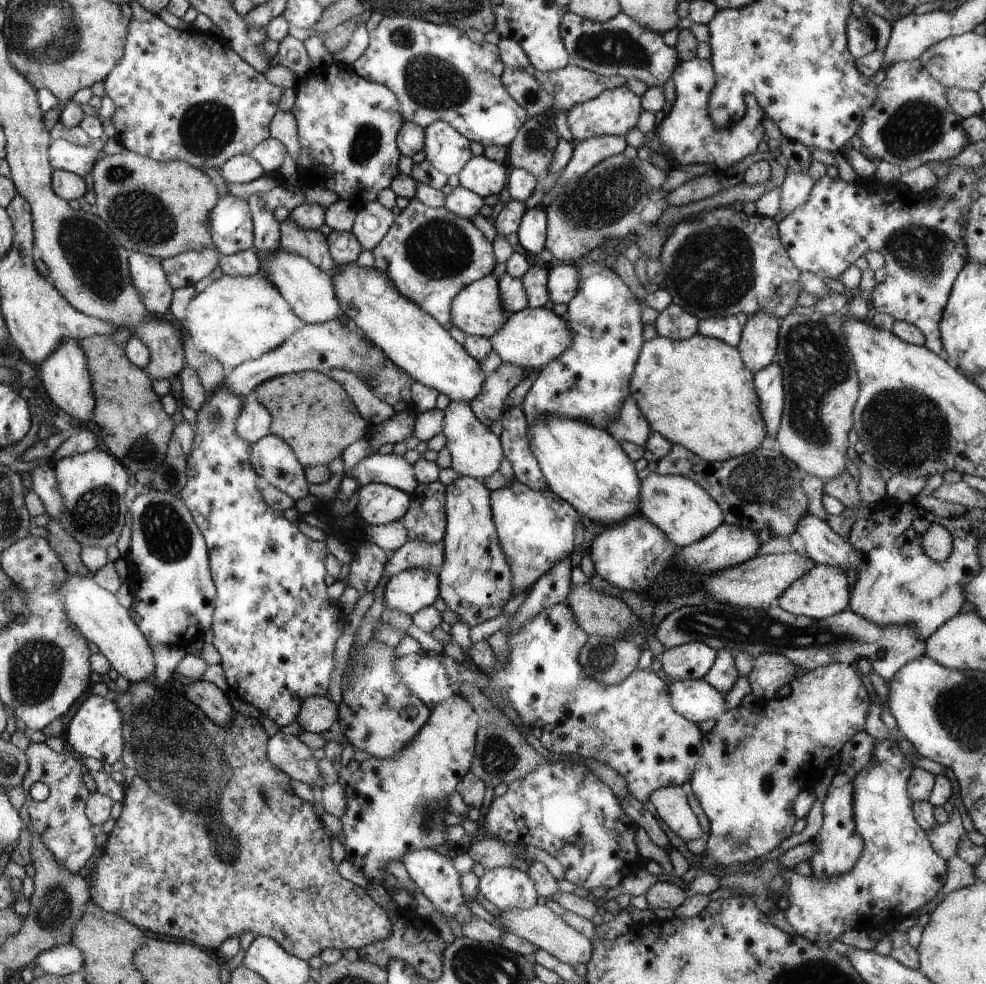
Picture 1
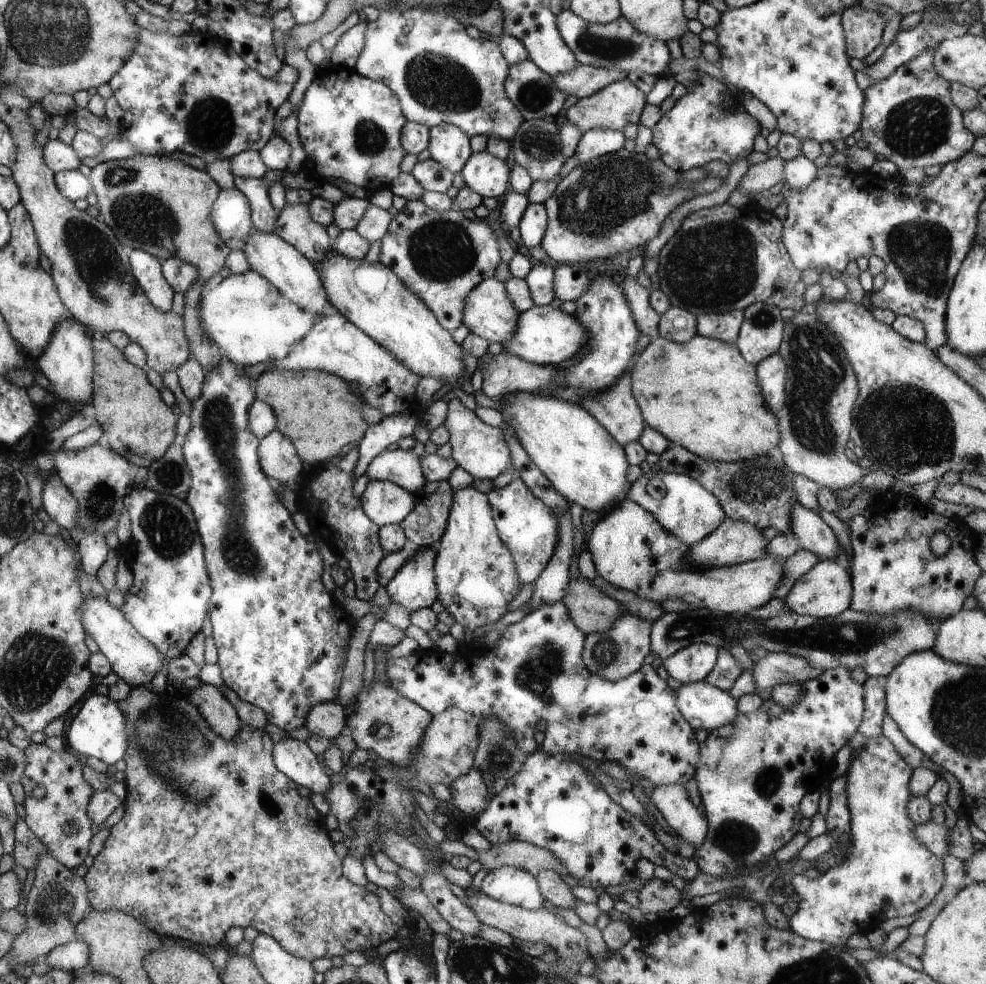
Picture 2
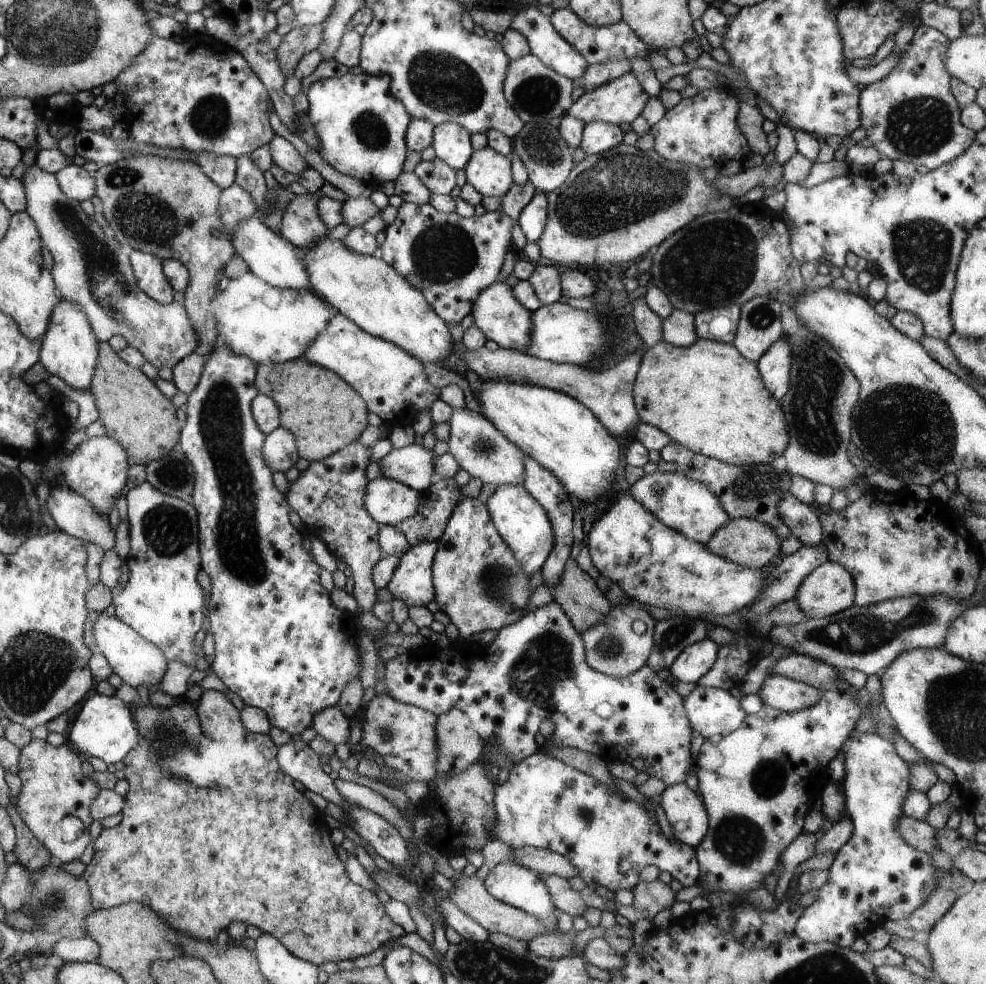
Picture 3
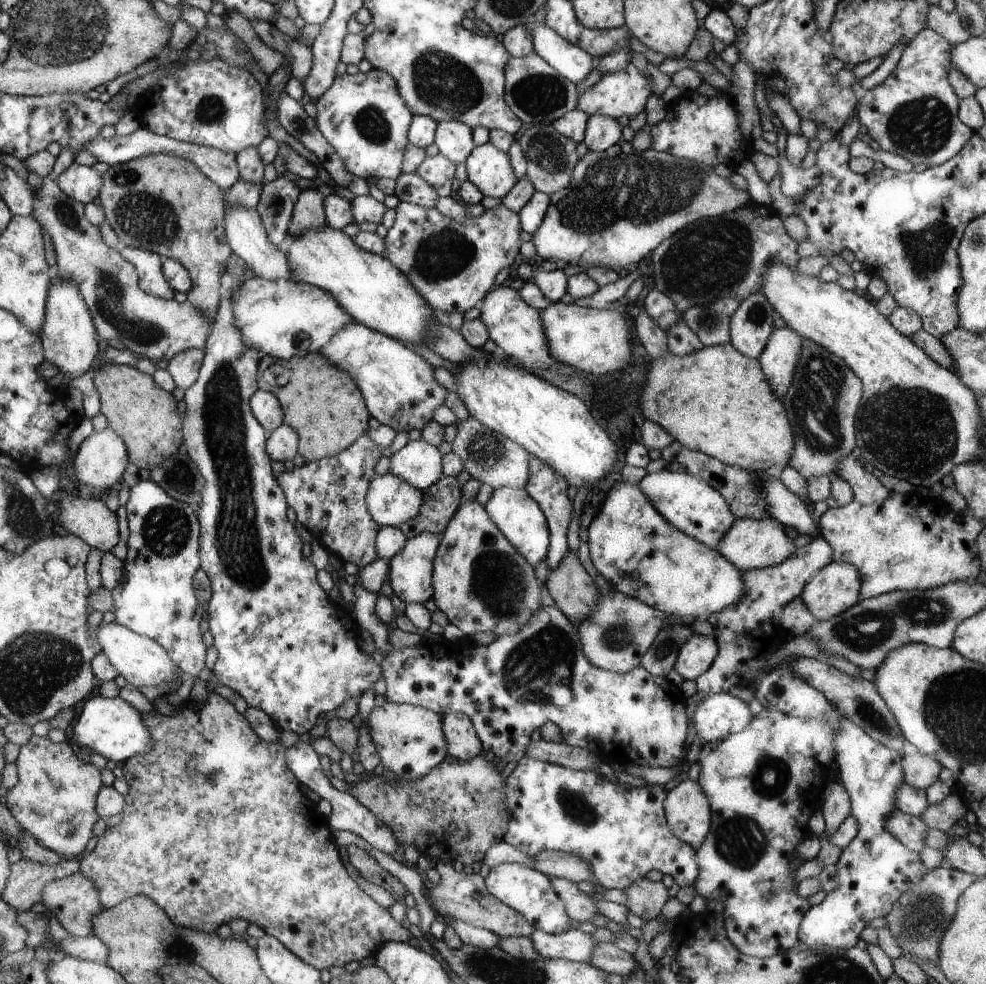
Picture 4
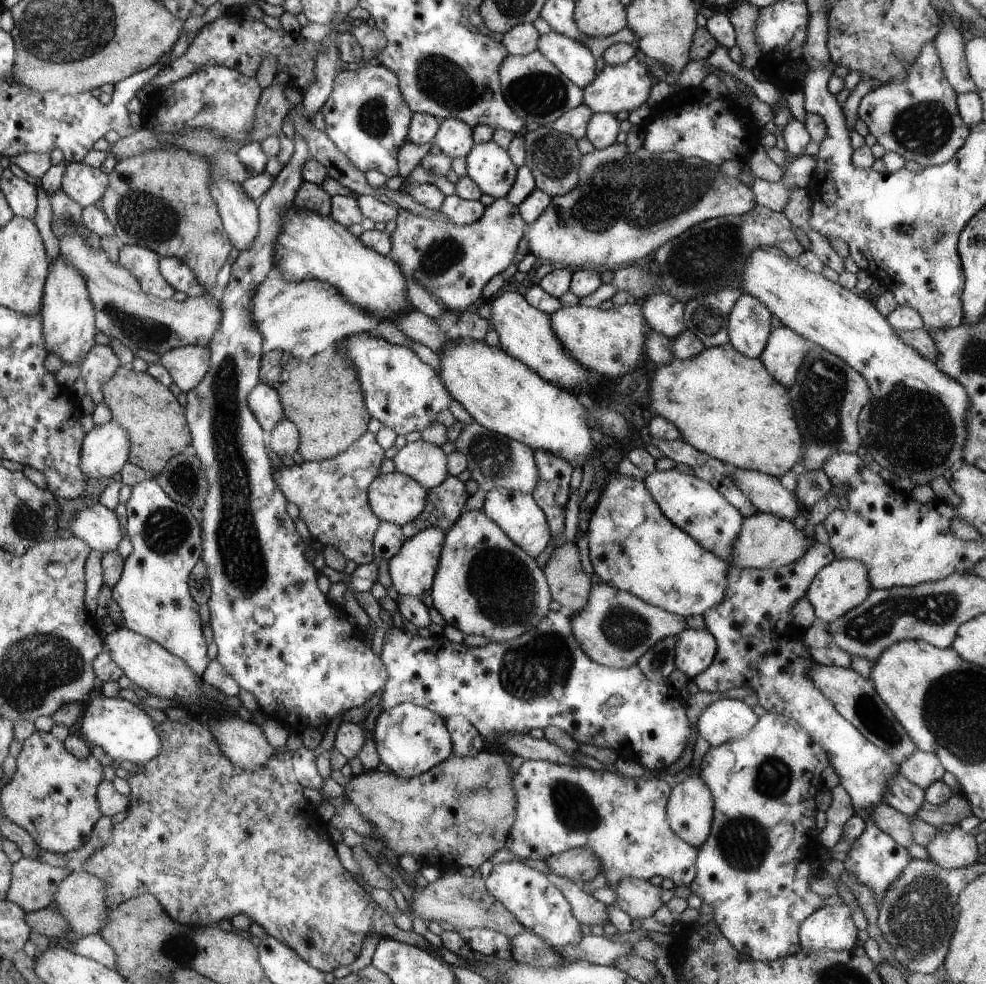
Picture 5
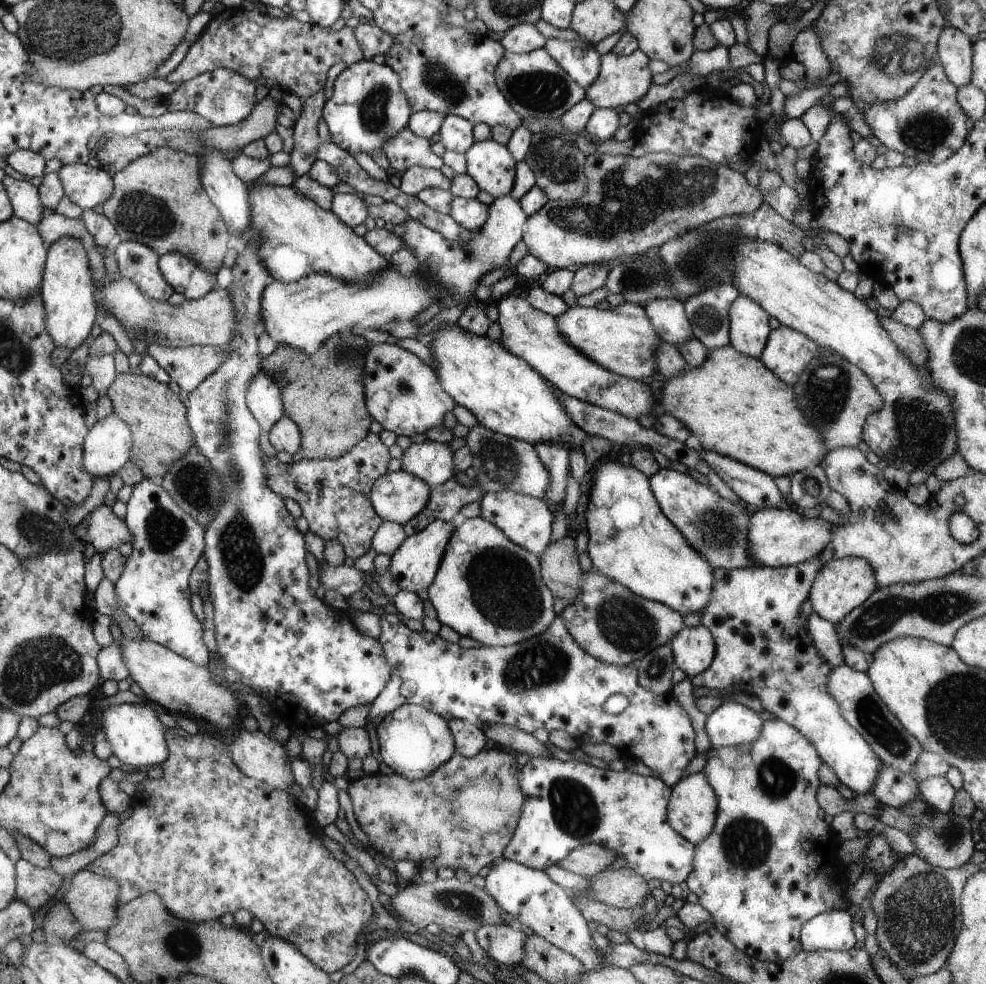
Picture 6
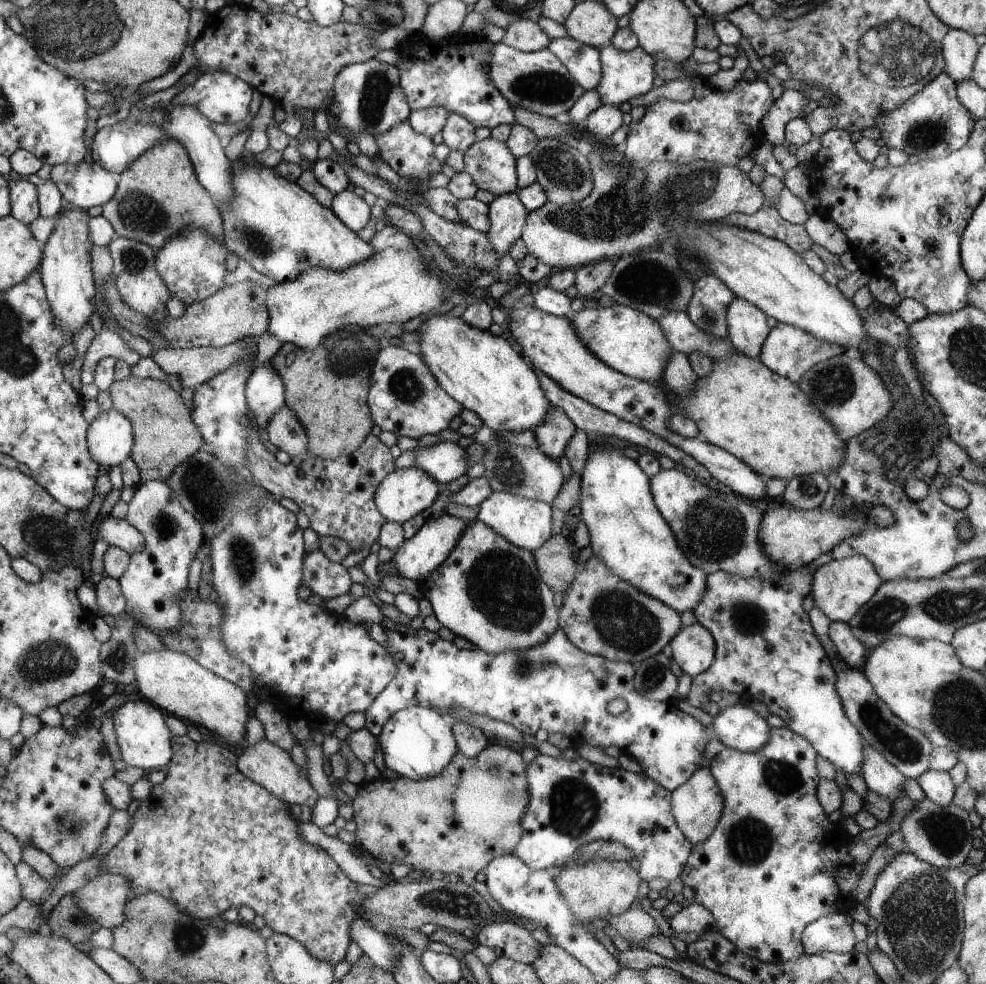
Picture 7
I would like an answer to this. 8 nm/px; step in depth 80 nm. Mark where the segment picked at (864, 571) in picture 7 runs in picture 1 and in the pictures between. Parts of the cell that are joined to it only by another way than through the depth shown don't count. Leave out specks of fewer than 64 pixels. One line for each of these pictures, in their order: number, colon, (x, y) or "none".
1: (823, 591)
2: (825, 590)
3: (830, 589)
4: (836, 587)
5: (840, 586)
6: (841, 585)

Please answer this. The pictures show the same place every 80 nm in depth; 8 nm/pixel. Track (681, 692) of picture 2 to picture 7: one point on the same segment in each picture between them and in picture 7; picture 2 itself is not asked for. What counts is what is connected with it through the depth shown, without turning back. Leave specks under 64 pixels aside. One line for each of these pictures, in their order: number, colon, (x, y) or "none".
3: (712, 712)
4: (720, 715)
5: (727, 719)
6: (732, 724)
7: (740, 727)

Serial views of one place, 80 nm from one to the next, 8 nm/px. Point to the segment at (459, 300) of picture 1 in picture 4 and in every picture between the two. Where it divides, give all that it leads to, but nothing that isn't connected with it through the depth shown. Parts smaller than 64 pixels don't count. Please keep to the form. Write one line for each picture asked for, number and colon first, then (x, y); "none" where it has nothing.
2: (490, 312)
3: (503, 318)
4: (516, 327)

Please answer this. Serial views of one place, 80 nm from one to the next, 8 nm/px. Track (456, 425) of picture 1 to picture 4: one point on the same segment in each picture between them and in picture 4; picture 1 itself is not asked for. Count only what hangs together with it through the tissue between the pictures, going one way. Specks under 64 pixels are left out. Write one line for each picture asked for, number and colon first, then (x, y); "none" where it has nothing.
2: (482, 450)
3: (481, 449)
4: (491, 458)

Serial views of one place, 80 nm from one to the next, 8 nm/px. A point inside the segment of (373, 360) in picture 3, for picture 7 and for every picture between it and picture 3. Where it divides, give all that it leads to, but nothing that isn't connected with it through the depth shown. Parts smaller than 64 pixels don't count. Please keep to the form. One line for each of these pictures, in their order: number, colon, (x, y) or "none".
4: (401, 392)
5: (406, 395)
6: (404, 396)
7: (407, 399)

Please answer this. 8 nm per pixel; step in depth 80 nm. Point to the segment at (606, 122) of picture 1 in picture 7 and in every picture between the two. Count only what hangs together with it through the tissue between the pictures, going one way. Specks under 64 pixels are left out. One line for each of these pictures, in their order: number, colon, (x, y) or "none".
2: (620, 103)
3: (620, 100)
4: (624, 93)
5: (626, 86)
6: (622, 80)
7: (625, 74)

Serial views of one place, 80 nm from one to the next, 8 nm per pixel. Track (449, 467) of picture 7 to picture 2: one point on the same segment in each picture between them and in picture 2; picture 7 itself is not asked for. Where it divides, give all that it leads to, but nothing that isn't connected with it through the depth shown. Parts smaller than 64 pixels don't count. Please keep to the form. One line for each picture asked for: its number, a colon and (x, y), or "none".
2: (403, 467)
3: (414, 465)
4: (420, 463)
5: (425, 462)
6: (434, 462)

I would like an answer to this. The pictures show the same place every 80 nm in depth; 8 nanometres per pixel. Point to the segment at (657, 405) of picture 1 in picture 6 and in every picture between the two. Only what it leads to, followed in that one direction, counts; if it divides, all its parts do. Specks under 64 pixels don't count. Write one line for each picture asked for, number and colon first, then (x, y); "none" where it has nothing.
2: (703, 395)
3: (707, 397)
4: (717, 401)
5: (727, 405)
6: (734, 404)

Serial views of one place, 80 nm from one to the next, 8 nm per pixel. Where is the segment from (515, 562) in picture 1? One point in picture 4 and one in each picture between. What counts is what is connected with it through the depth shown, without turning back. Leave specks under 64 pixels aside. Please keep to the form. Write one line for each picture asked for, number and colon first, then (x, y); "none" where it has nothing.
2: (527, 525)
3: (521, 519)
4: (522, 520)

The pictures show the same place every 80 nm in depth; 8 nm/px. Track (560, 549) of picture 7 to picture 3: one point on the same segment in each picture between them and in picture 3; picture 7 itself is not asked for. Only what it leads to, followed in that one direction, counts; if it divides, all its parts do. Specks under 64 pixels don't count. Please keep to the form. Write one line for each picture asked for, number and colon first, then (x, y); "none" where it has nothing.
3: (577, 593)
4: (572, 588)
5: (569, 584)
6: (560, 569)

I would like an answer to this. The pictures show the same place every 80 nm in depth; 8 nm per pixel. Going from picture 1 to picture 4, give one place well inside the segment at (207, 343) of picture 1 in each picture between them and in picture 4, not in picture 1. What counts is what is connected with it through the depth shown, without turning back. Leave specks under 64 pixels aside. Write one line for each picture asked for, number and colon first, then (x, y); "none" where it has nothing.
2: (251, 321)
3: (269, 324)
4: (285, 319)

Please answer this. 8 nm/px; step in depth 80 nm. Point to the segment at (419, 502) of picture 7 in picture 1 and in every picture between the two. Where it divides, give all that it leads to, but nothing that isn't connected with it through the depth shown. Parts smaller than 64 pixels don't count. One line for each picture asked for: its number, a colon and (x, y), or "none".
1: (378, 504)
2: (386, 503)
3: (389, 502)
4: (392, 501)
5: (396, 498)
6: (399, 496)

